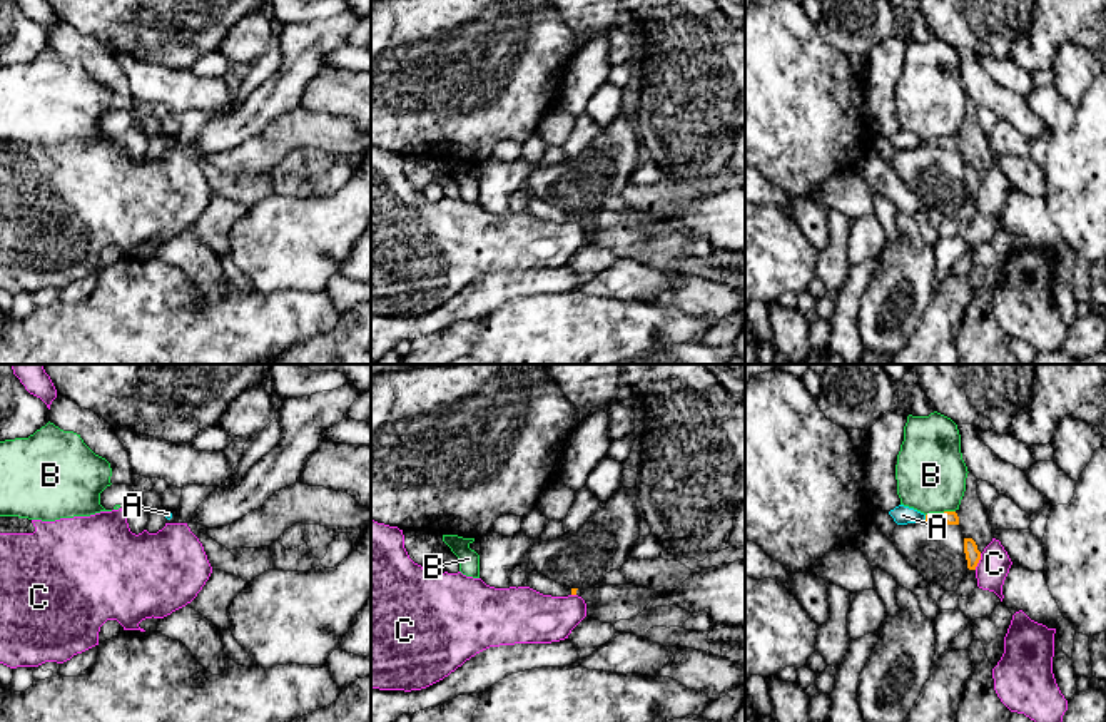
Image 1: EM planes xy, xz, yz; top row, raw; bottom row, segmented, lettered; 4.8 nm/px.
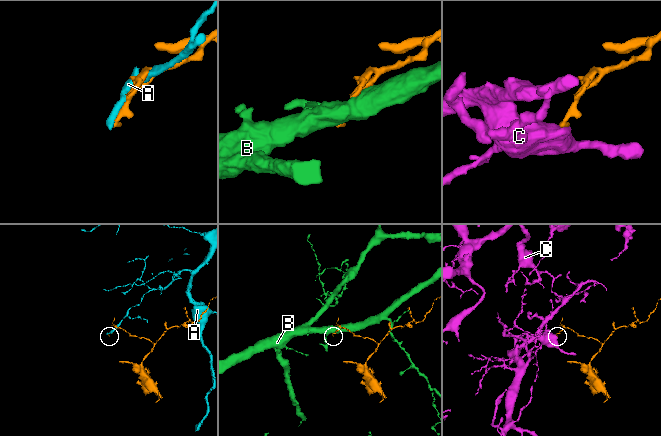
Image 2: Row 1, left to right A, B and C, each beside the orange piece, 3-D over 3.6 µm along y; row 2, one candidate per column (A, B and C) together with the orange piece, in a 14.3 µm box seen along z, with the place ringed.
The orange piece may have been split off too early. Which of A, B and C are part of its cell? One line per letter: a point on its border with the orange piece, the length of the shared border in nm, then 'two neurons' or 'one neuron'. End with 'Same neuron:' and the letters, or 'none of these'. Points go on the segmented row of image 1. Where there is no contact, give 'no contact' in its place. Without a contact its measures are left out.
A: contact yz (926, 518); length 30 nm; two neurons
B: contact yz (939, 513); length 150 nm; two neurons
C: contact yz (978, 562); length 90 nm; two neurons
Same neuron: none of these

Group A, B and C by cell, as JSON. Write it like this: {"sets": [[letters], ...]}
{"sets": [["A"], ["B"], ["C"]]}

